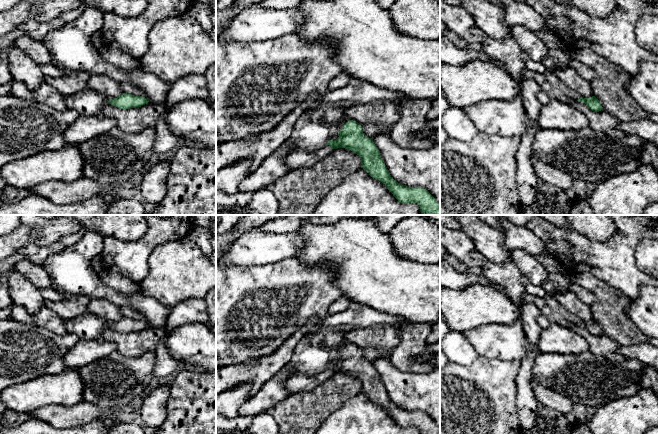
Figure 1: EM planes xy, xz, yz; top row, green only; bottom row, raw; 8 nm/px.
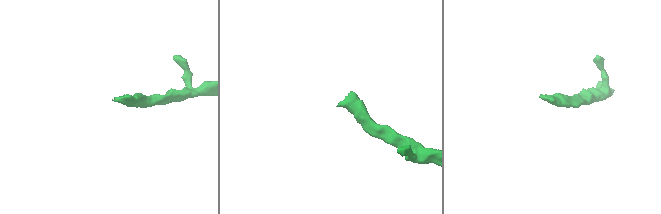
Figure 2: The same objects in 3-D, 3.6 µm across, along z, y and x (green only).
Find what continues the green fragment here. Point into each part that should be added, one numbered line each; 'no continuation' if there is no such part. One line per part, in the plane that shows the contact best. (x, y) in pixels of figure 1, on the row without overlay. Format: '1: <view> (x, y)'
1: xz (313, 354)

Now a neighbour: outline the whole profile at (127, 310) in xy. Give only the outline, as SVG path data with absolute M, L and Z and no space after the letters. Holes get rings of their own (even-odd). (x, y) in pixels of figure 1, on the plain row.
M130 304L122 305L119 308L120 308L121 315L123 317L129 317L132 319L138 319L138 320L148 322L147 318Z

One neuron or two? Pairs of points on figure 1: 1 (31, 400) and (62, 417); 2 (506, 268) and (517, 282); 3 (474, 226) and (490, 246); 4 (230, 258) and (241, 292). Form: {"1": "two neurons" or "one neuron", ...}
{"1": "two neurons", "2": "one neuron", "3": "one neuron", "4": "two neurons"}

